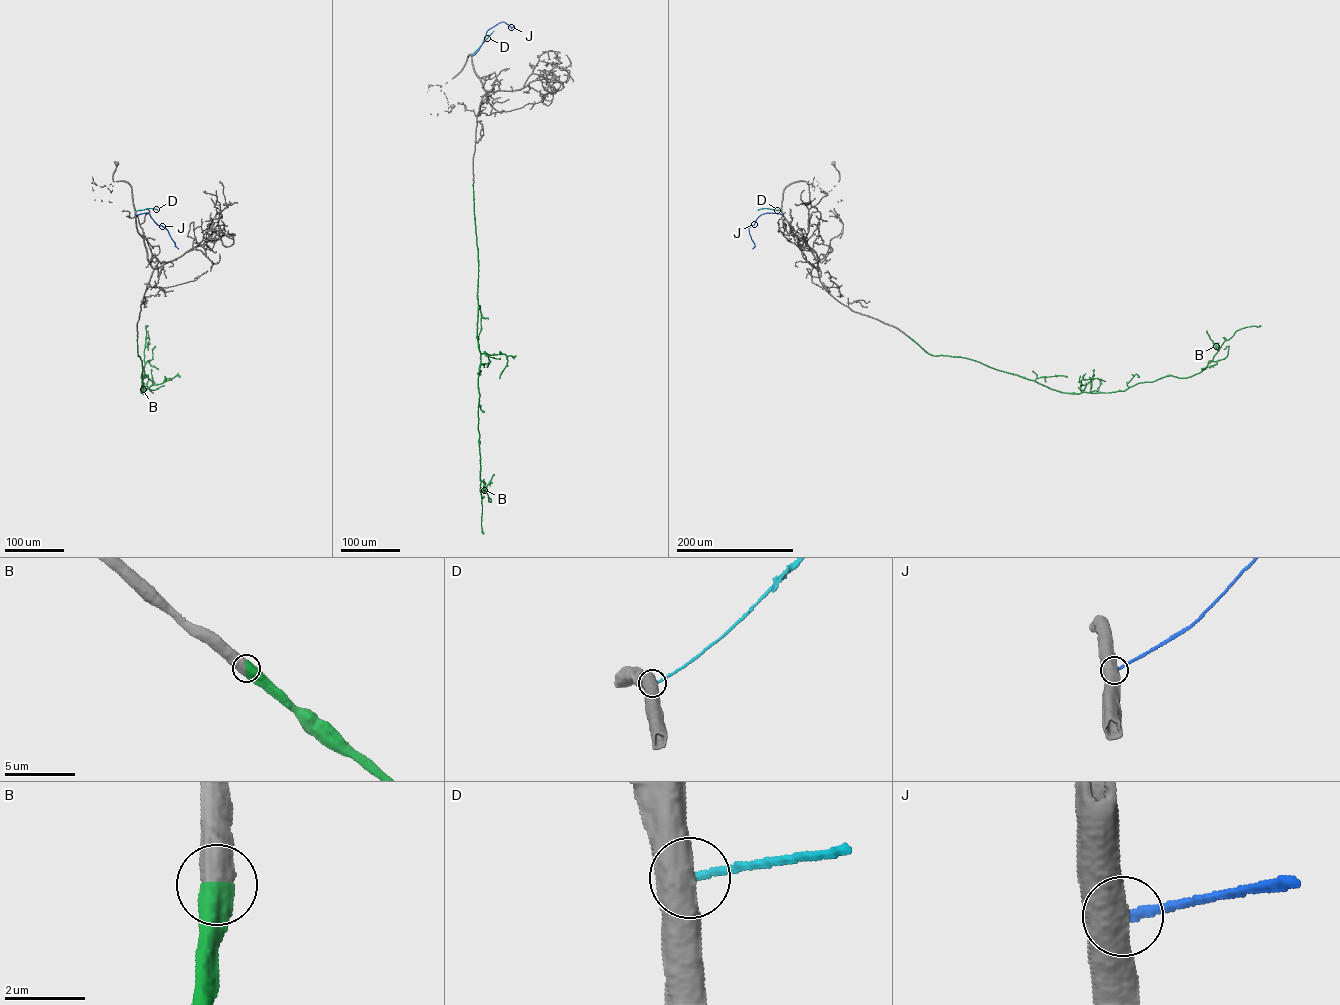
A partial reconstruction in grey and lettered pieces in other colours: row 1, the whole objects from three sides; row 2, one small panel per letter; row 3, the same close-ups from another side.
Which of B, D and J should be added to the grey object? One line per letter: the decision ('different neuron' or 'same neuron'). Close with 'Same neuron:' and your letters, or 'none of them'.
B: same neuron
D: different neuron
J: different neuron
Same neuron: B

